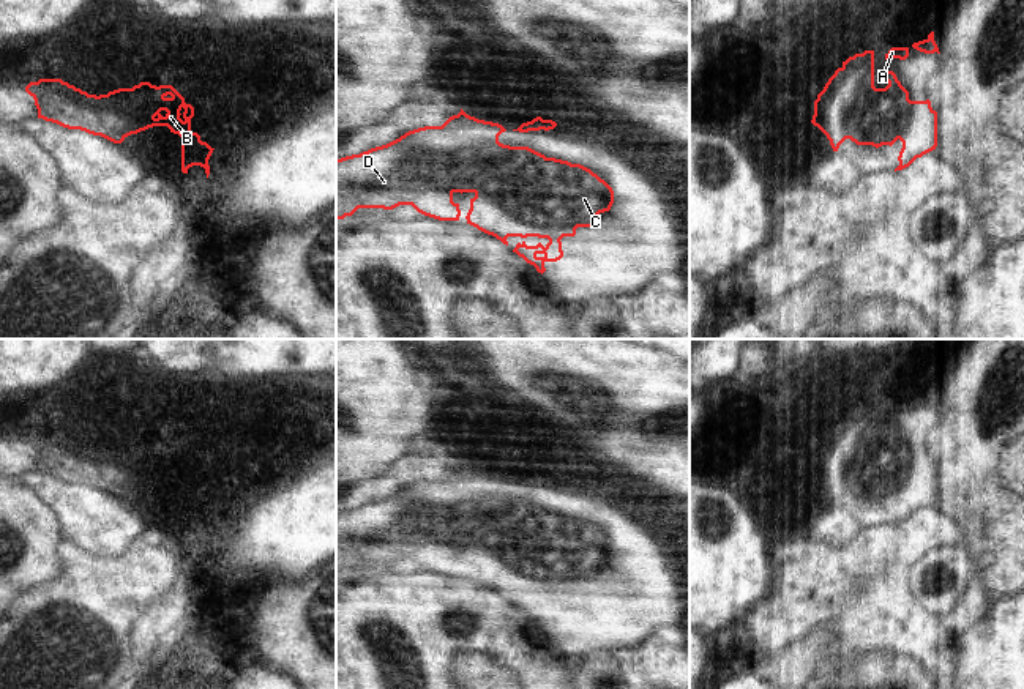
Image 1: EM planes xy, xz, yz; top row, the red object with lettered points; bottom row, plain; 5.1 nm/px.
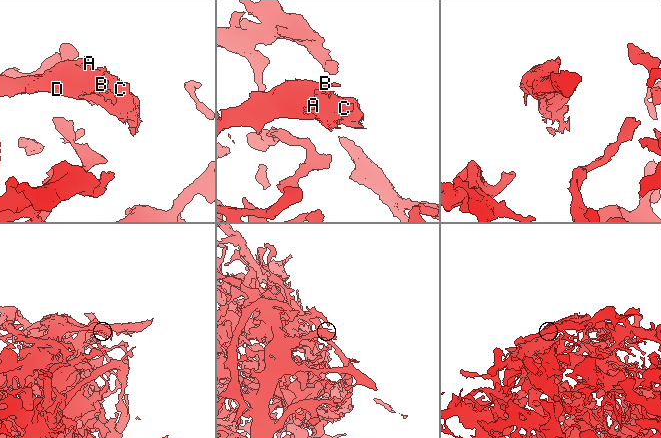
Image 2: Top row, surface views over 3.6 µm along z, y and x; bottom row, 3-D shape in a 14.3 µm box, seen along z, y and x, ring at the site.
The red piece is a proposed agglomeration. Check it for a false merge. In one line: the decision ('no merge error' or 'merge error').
no merge error

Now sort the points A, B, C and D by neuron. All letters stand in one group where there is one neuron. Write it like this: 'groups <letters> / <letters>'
groups A B C D

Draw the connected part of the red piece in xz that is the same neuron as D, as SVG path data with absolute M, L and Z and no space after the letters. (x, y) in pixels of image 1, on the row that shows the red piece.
M461 109L442 126L418 128L387 145L336 159L336 221L358 208L393 210L399 205L412 205L439 221L459 221L461 210L453 194L473 192L467 224L506 246L508 236L549 240L546 246L522 241L513 249L543 274L546 262L563 257L563 236L574 236L577 227L593 227L595 218L611 210L614 191L581 164L546 158L529 147L500 143L499 136L505 131L499 123L478 120Z

